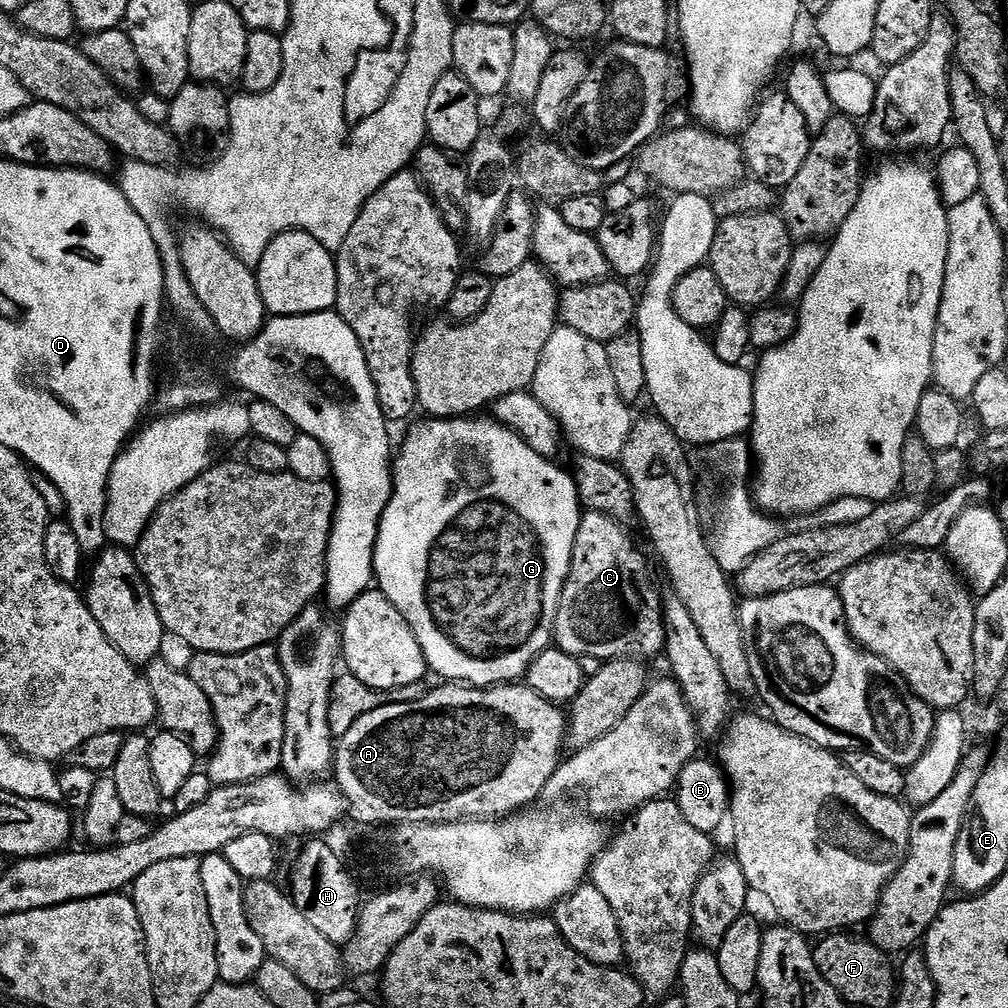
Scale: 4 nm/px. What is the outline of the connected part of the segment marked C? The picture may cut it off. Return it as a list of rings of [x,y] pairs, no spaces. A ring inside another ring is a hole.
[[[585,511],[581,515],[570,562],[570,574],[562,586],[552,631],[555,647],[566,654],[575,657],[589,655],[605,662],[621,658],[659,657],[664,651],[665,601],[662,596],[660,600],[660,592],[652,581],[652,572],[644,565],[644,556],[640,553],[635,538],[624,527],[621,521],[601,512]]]

